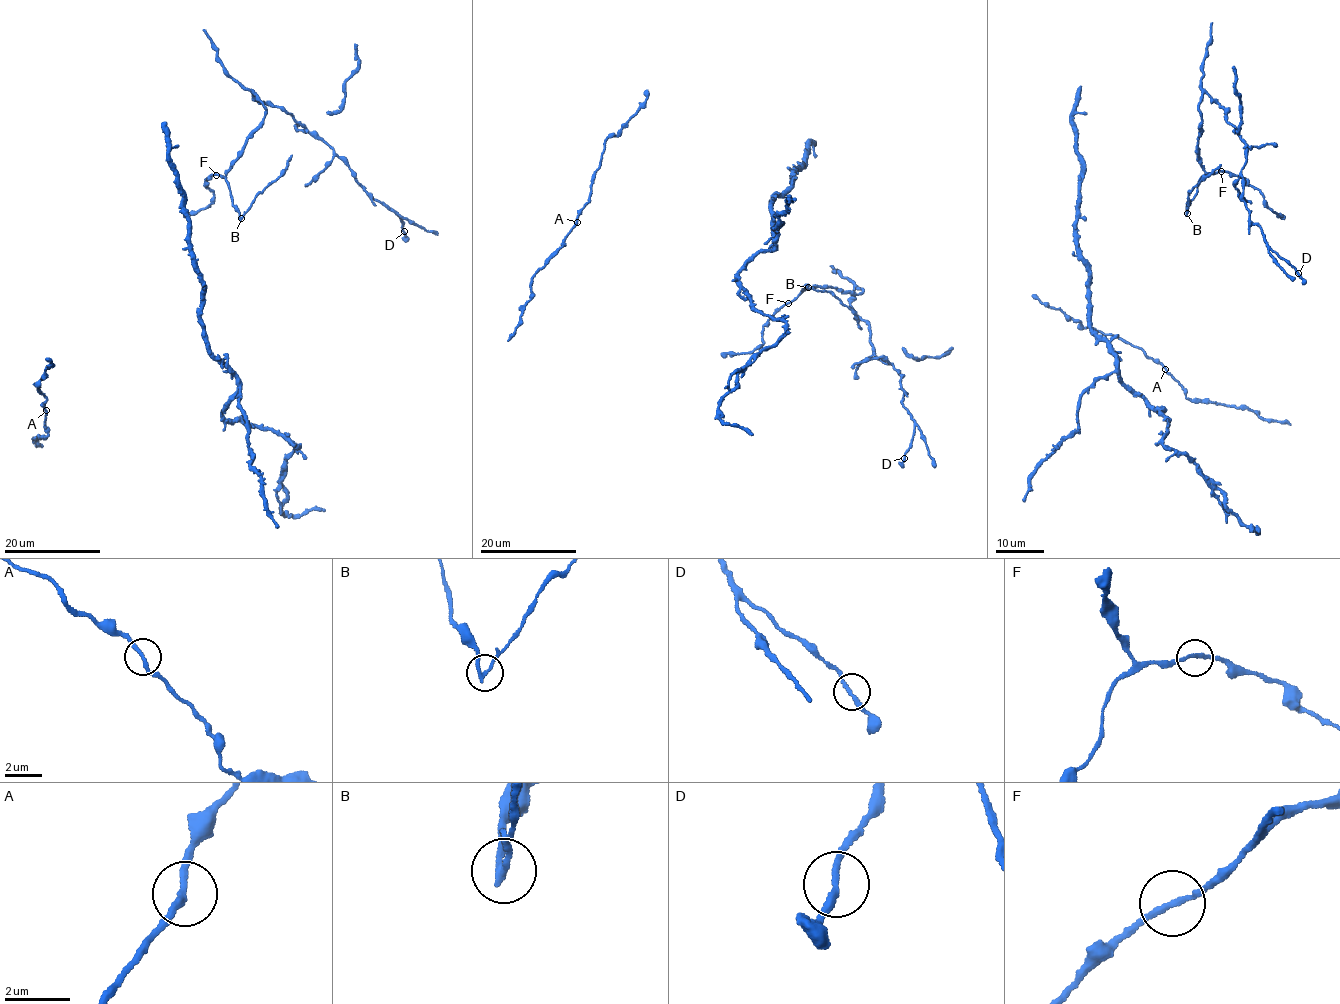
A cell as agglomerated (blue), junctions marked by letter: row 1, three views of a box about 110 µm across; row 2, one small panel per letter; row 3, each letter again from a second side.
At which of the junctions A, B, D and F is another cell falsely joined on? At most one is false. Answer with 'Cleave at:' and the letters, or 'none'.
Cleave at: B

